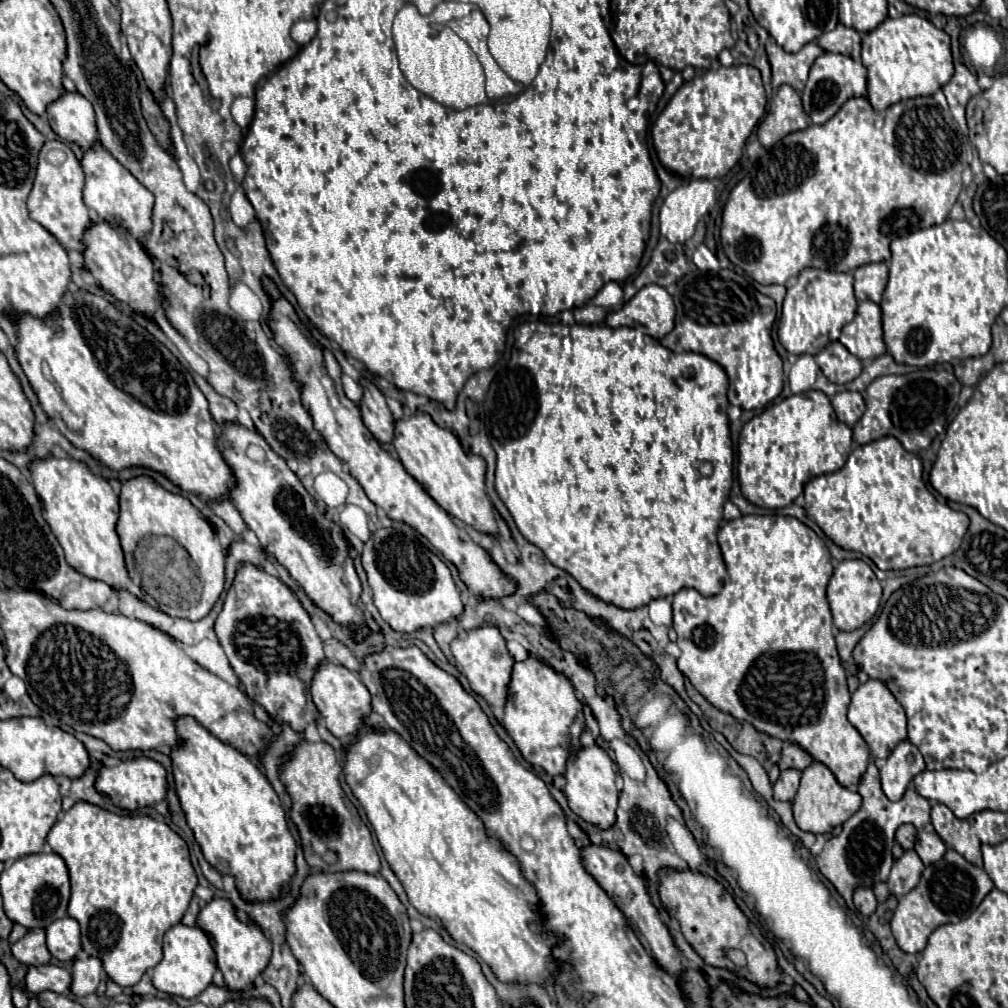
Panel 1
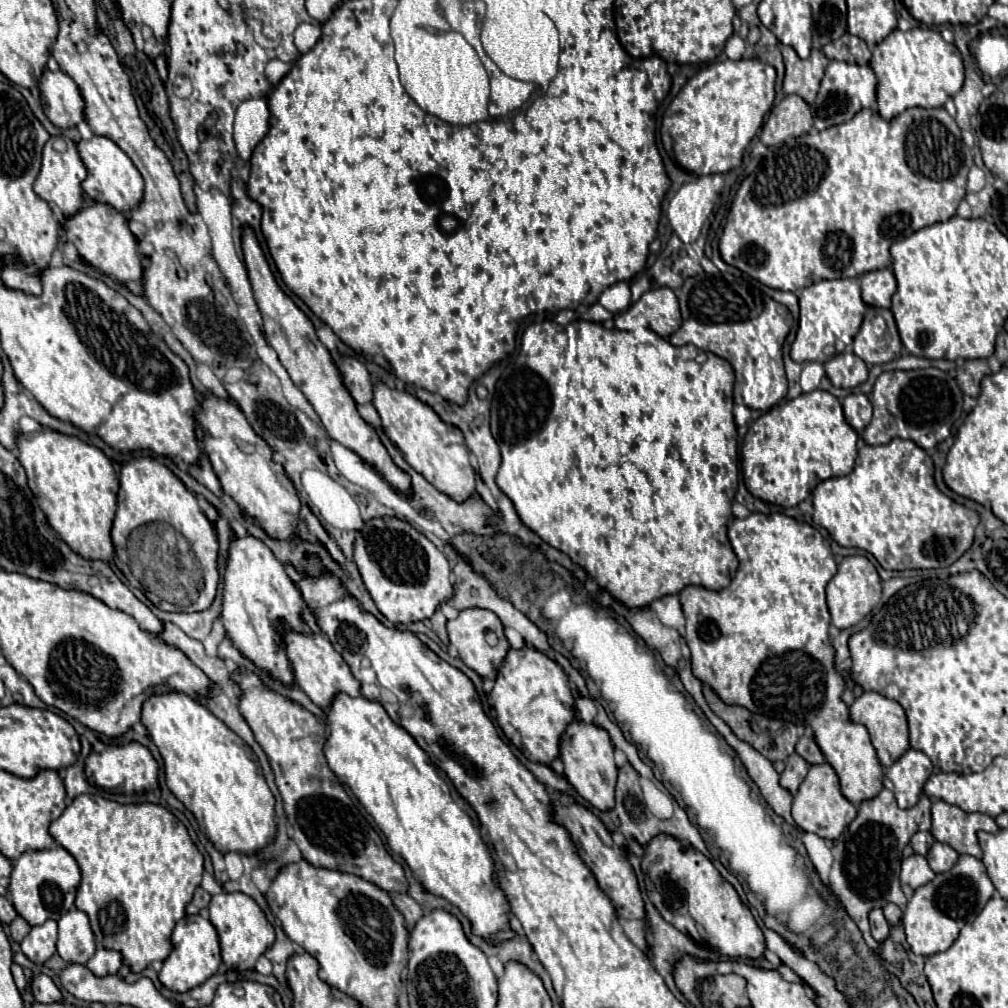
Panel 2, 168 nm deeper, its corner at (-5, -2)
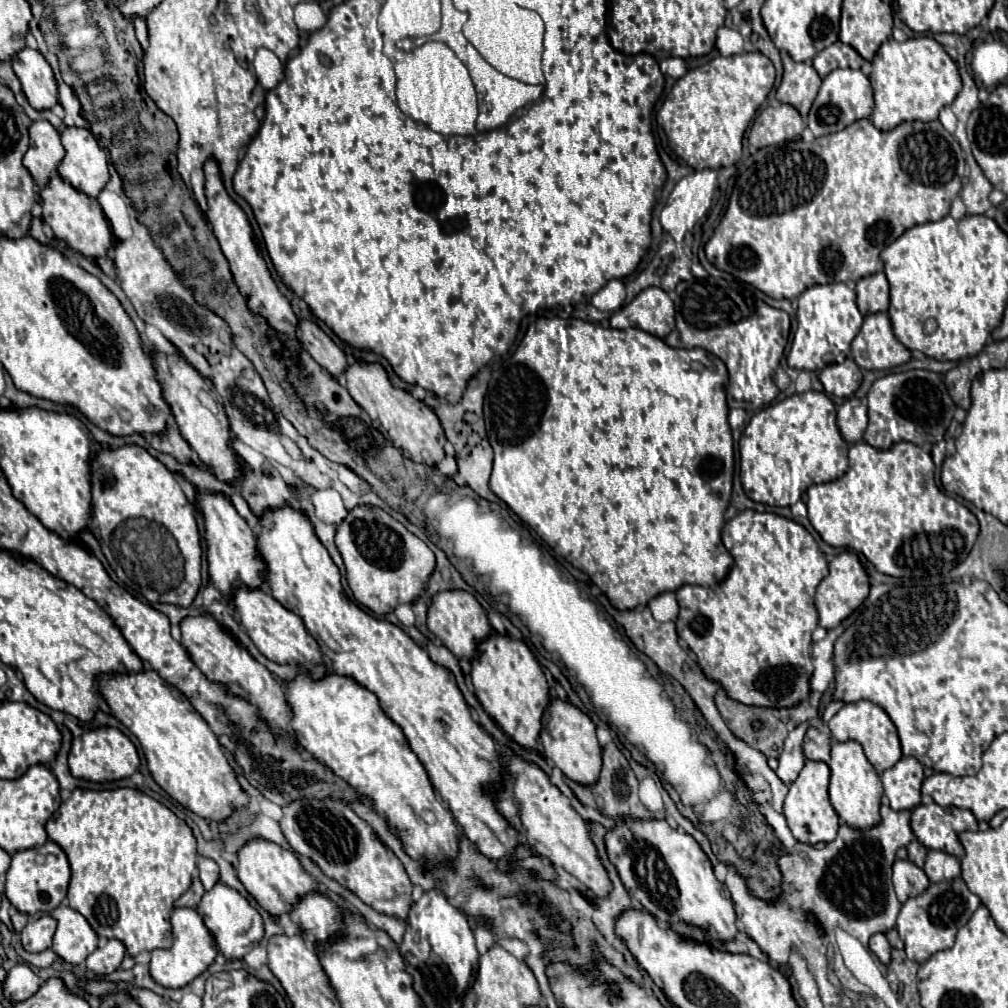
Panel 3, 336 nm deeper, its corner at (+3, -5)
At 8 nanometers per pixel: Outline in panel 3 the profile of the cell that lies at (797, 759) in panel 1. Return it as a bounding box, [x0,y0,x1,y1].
[803,727,831,763]

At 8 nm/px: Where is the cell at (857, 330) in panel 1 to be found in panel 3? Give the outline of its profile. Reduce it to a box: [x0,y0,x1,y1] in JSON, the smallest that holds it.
[851,313,911,369]

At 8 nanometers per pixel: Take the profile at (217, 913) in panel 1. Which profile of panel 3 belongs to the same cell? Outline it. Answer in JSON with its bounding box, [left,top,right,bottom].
[197,883,265,959]

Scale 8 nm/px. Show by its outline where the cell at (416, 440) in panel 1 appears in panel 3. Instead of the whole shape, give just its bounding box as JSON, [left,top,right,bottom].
[343,363,445,465]

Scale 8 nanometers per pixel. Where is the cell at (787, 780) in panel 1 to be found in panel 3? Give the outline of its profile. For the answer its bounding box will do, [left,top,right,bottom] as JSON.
[777,723,809,785]

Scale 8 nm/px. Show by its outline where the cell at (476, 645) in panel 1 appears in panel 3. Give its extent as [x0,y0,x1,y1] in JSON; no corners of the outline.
[427,589,493,659]

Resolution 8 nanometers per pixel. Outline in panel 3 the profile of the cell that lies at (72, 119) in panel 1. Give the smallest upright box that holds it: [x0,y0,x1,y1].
[11,47,57,109]

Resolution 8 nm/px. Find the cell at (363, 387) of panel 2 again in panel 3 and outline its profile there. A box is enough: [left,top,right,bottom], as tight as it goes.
[297,319,347,379]

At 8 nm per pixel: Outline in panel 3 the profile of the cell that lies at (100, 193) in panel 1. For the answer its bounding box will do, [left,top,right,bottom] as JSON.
[59,127,109,197]

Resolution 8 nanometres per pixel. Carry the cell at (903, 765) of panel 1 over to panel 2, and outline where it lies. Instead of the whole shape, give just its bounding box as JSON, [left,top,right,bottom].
[887,748,933,808]

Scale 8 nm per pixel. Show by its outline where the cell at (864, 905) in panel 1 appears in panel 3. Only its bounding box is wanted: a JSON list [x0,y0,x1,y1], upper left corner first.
[869,933,891,965]

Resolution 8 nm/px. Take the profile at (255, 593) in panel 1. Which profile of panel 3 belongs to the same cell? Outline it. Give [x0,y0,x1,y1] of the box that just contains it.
[195,491,265,603]

